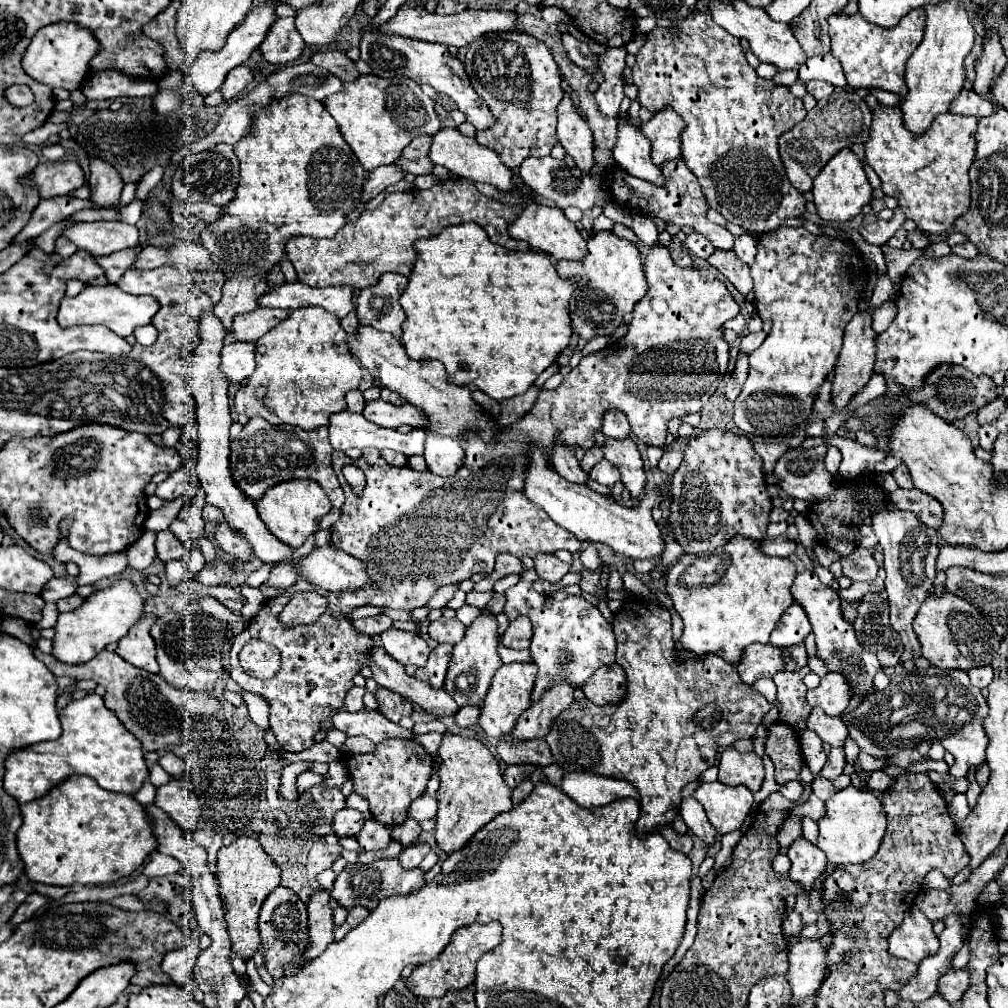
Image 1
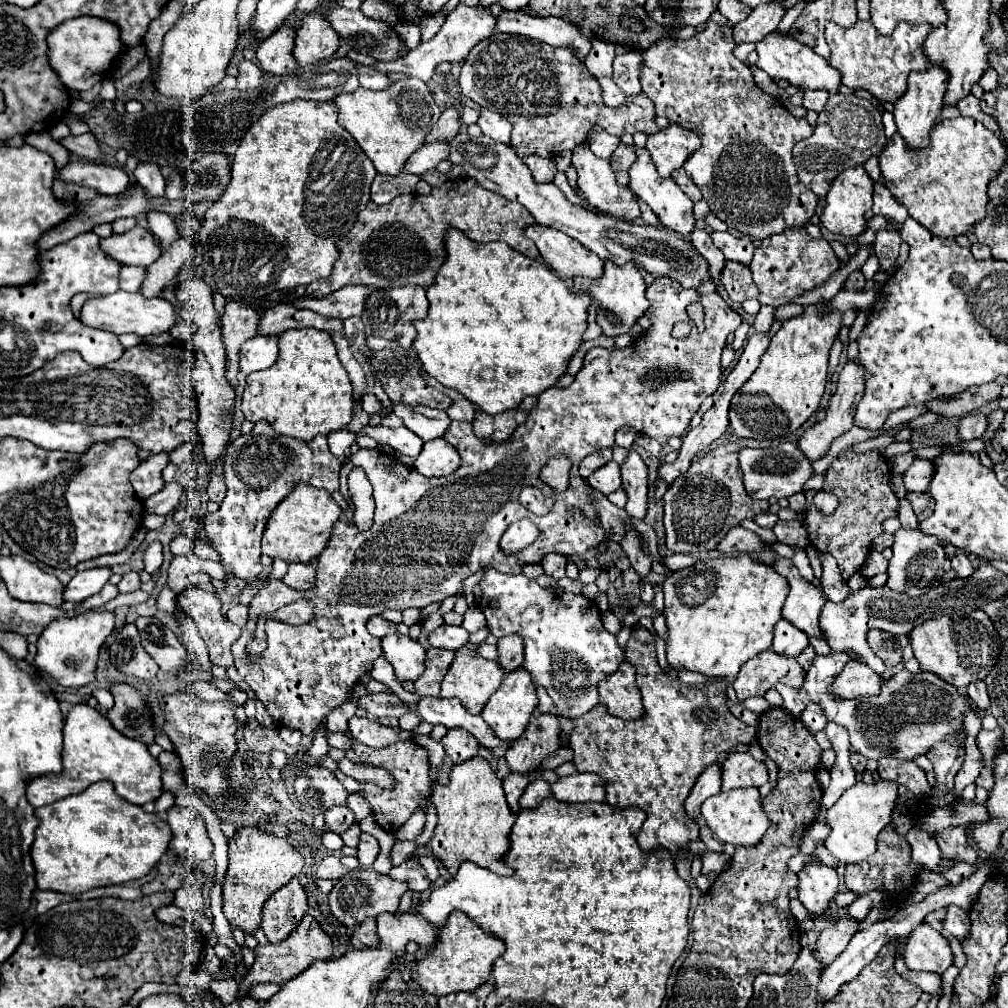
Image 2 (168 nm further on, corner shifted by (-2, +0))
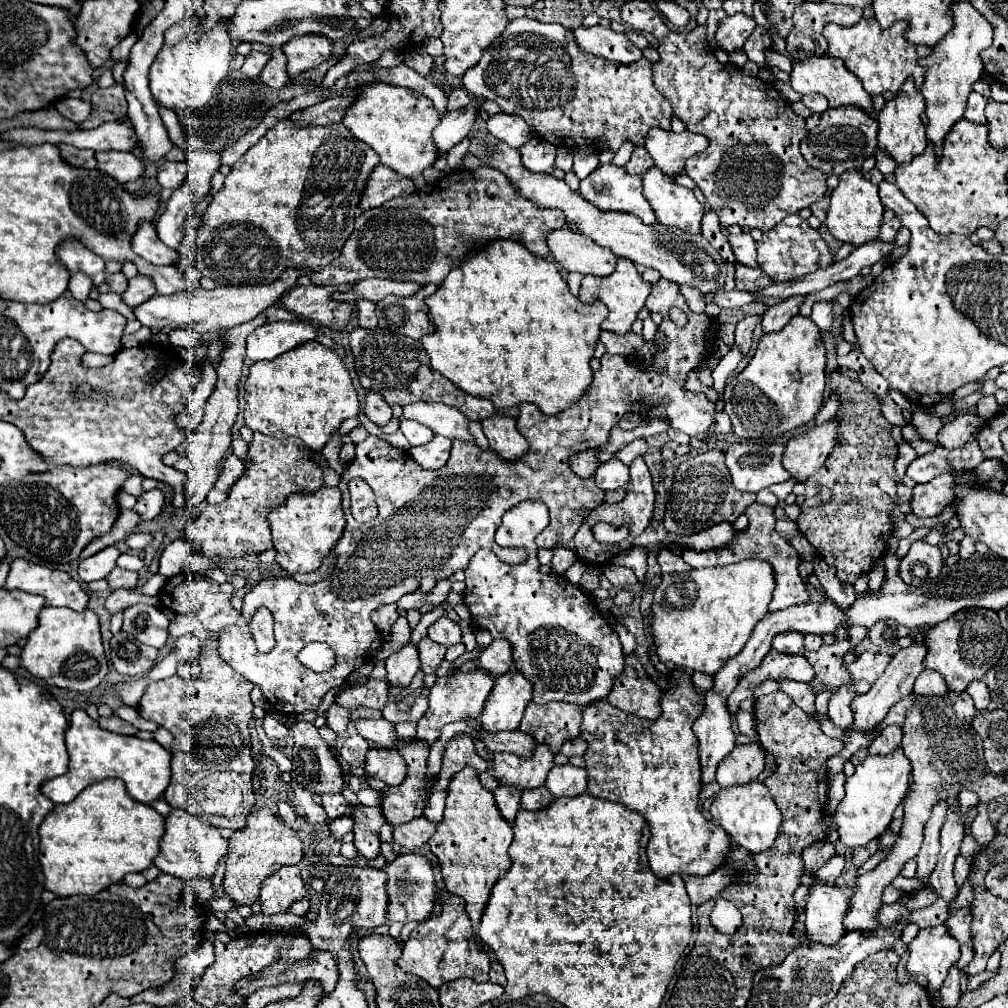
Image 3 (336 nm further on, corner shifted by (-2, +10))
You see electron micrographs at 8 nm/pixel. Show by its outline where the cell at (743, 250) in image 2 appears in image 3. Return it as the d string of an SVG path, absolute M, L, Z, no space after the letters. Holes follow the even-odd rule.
M749 233L729 235L729 243L733 247L733 253L741 265L747 267L759 267L757 265L757 253L755 253L755 241Z

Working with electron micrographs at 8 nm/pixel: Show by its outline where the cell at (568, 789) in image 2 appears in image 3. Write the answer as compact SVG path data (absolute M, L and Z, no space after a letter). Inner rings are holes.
M555 765L547 775L545 787L555 799L583 795L587 791L587 771L573 765Z

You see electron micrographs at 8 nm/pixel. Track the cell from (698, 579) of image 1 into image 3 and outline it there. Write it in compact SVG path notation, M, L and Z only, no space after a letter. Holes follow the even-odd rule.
M759 559L661 577L663 581L655 589L651 605L657 657L663 663L675 663L677 667L705 675L715 675L729 657L743 649L753 627L767 615L767 605L775 589L771 565Z

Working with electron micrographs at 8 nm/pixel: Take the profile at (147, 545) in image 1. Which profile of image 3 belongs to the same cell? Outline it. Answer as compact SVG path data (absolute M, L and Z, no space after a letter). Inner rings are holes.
M117 589L107 597L105 609L113 615L113 613L119 613L119 611L131 607L131 605L143 603L151 605L151 607L157 607L158 602L159 598L157 596L139 595L133 589Z

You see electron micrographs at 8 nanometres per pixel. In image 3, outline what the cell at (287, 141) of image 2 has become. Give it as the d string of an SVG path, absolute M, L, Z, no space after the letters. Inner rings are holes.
M281 119L271 131L267 131L253 147L249 147L245 151L245 155L231 167L231 173L225 177L223 189L219 189L213 195L213 201L209 203L205 215L201 217L201 225L199 225L197 237L195 237L195 245L197 245L195 265L197 265L197 269L201 271L201 275L213 279L217 285L261 285L261 283L275 281L281 275L281 271L287 269L287 267L293 267L293 269L325 267L327 263L331 263L341 253L343 243L347 241L347 237L353 231L353 221L363 213L359 209L361 191L365 187L365 181L367 181L369 173L373 171L373 167L377 163L379 163L379 155L369 145L355 139L343 123L335 123L335 125L329 125L329 127L315 127L315 125L297 127L291 119Z

